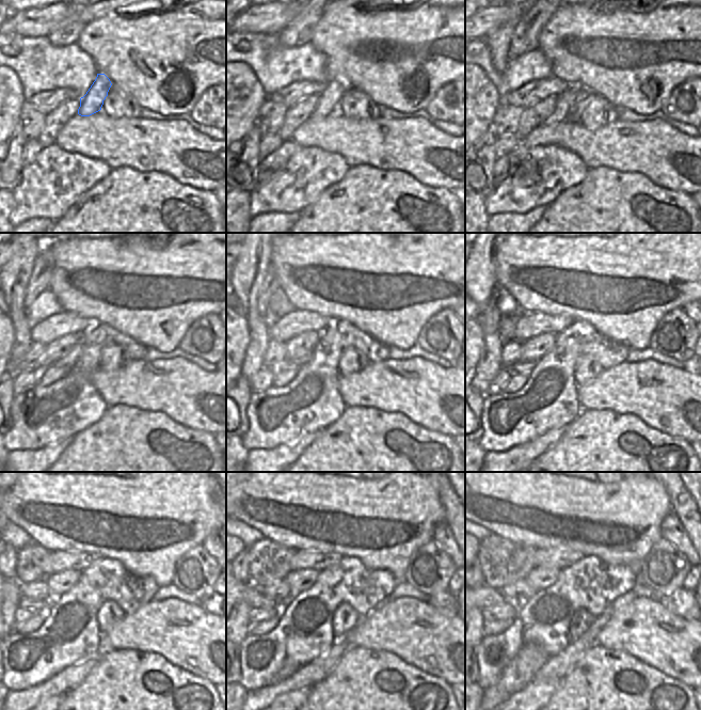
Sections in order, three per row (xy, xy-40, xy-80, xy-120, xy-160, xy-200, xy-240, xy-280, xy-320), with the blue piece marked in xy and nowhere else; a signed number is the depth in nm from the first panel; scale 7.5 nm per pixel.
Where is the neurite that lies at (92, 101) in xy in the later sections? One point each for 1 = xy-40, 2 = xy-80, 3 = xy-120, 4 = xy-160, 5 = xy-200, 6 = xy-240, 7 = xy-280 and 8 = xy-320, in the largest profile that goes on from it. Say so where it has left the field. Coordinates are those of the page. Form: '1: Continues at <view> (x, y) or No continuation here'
1: Continues at xy-40 (329, 100)
2: Continues at xy-80 (569, 97)
3: Continues at xy-120 (69, 360)
4: Continues at xy-160 (286, 364)
5: Continues at xy-200 (523, 366)
6: Continues at xy-240 (32, 604)
7: Continues at xy-280 (250, 595)
8: Continues at xy-320 (487, 596).

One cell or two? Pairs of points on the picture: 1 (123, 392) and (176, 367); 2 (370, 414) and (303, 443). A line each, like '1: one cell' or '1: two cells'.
1: one cell
2: two cells

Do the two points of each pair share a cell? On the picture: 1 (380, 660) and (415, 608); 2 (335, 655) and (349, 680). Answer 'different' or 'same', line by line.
1: different
2: different

